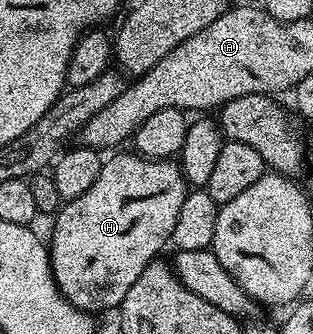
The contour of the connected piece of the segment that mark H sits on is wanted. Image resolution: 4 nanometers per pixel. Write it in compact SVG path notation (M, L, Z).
M131 150L122 152L108 155L101 166L101 174L97 174L97 182L93 182L81 198L66 201L53 220L55 229L51 232L51 240L49 236L51 272L63 297L80 312L98 314L122 305L125 294L129 294L129 286L141 278L141 270L157 259L163 247L168 247L181 202L185 202L189 191L183 170L174 159L148 160Z

